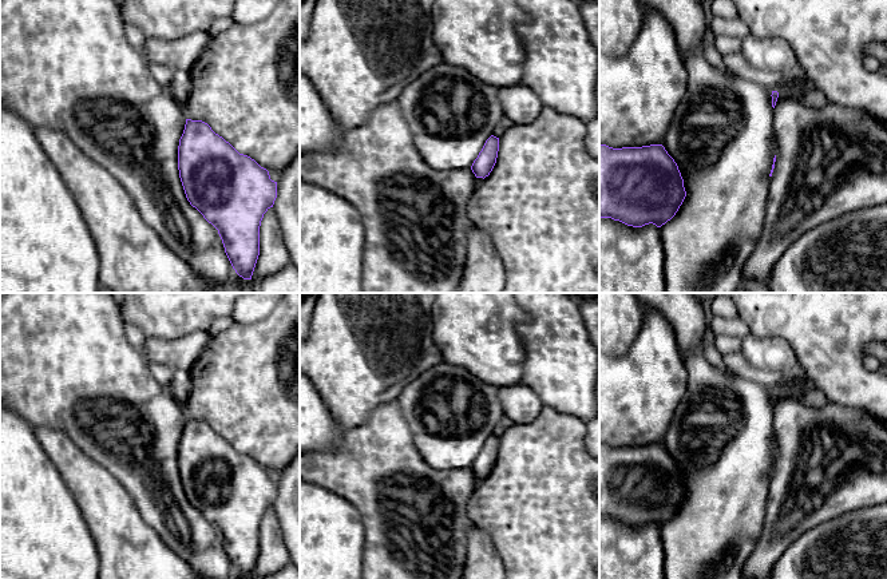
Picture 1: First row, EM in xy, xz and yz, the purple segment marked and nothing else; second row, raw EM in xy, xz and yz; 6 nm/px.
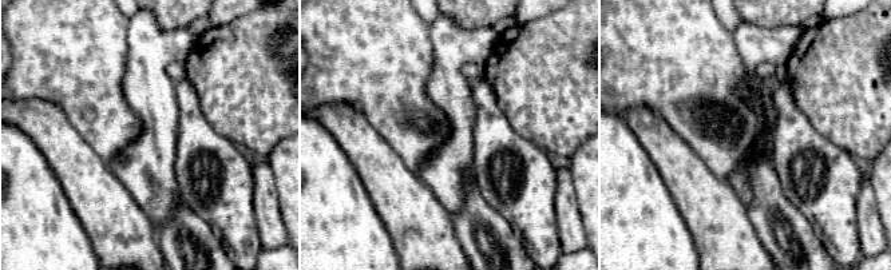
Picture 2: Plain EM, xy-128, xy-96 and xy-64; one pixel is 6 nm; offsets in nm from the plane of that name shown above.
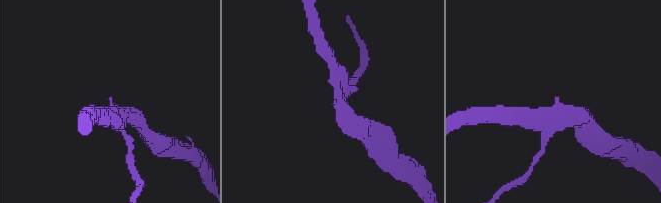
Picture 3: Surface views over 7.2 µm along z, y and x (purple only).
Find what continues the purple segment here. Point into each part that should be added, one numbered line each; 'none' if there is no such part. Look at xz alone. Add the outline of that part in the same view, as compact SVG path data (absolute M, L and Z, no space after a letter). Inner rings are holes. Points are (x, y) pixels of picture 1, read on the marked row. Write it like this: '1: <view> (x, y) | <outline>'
none

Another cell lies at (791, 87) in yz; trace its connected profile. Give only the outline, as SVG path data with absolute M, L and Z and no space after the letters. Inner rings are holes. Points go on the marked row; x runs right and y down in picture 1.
M808 76L799 78L799 79L789 79L784 83L780 84L777 88L779 95L781 96L792 96L792 95L799 95L803 92L805 88L809 88L811 83L808 80Z

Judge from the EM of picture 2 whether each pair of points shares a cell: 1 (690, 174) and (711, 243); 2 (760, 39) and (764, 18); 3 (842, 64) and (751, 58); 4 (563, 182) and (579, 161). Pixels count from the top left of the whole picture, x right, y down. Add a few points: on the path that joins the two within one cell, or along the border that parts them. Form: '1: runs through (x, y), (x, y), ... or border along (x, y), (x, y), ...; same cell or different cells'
1: runs through (697, 191), (711, 207), (711, 226); same cell
2: border along (741, 19), (767, 28), (794, 26); different cells
3: border along (803, 34), (792, 54), (783, 63); different cells
4: border along (569, 169), (578, 202); different cells

